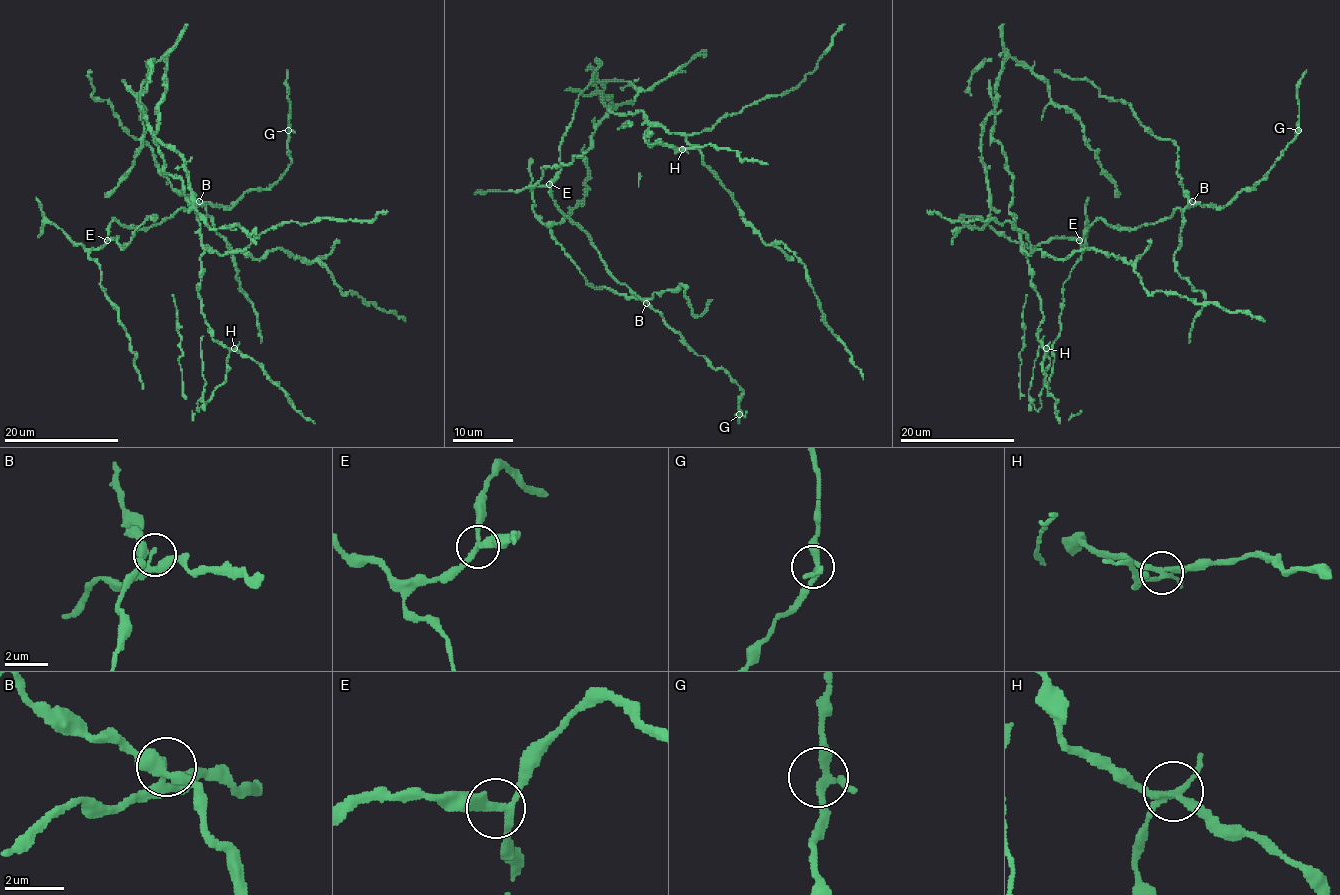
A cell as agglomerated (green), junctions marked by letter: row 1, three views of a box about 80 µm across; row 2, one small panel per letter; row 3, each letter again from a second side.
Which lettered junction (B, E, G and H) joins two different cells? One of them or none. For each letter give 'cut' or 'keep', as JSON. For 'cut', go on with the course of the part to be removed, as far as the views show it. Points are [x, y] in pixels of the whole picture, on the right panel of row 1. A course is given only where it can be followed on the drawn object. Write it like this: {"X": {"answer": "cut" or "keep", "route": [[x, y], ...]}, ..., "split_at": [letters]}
{"B": {"answer": "keep"}, "E": {"answer": "keep"}, "G": {"answer": "keep"}, "H": {"answer": "cut"}, "split_at": ["H"]}

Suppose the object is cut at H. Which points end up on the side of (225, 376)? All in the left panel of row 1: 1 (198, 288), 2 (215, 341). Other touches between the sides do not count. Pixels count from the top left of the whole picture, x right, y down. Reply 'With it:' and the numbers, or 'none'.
With it: none

